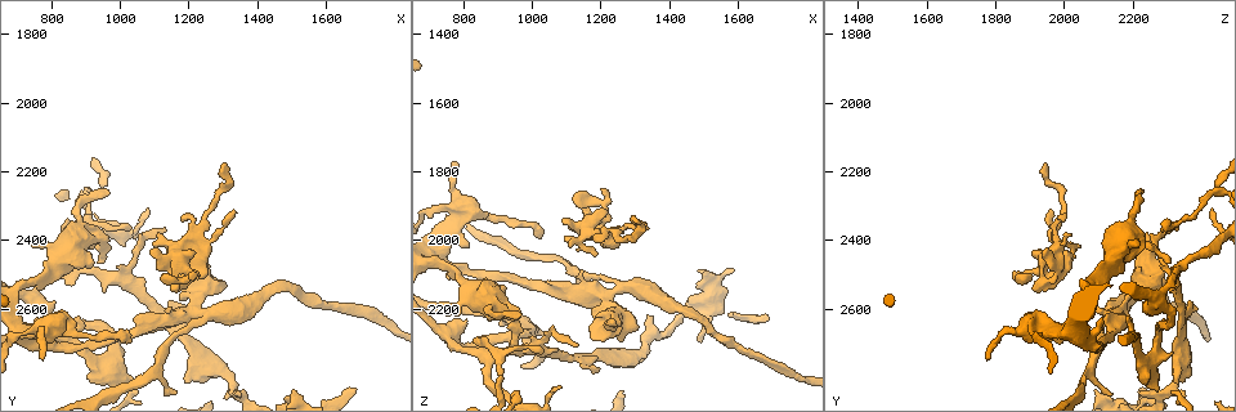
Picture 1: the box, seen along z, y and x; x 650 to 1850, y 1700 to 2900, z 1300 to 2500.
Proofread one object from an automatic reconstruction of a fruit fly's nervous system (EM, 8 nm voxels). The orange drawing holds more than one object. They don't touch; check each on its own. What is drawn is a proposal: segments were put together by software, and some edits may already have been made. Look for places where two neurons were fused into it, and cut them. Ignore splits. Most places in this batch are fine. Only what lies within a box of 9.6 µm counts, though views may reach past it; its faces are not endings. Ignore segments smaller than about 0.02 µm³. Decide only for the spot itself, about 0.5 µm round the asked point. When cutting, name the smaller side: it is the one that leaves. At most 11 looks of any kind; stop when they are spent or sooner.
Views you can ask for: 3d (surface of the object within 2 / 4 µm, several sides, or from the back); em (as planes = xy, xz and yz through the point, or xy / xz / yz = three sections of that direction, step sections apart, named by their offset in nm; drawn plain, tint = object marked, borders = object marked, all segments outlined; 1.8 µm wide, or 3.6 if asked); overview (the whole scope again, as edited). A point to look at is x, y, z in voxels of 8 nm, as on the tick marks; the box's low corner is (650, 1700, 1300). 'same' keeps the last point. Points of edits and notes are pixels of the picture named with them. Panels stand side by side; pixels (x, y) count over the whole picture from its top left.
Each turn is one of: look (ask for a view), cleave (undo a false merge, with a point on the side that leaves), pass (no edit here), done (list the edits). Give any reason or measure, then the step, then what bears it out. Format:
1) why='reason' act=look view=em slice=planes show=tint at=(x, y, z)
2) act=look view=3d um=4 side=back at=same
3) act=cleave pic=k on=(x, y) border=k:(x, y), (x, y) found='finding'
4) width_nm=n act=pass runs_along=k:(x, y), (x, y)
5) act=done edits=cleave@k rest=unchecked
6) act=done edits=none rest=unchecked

why='narrows sharply' act=look view=3d um=4 at=(800, 2660, 1920)

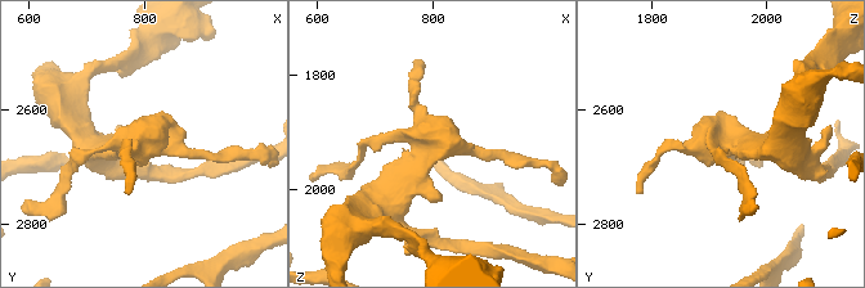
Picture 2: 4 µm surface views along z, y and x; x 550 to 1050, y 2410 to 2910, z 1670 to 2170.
act=look view=em slice=planes show=tint at=(800, 2660, 1920)

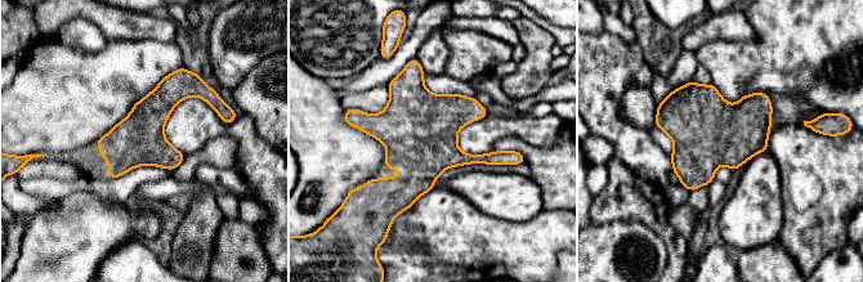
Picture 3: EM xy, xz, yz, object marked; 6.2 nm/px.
act=pass found='one neuron here'

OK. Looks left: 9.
why='three-way junction' act=look view=3d um=4 at=(750, 2560, 2270)

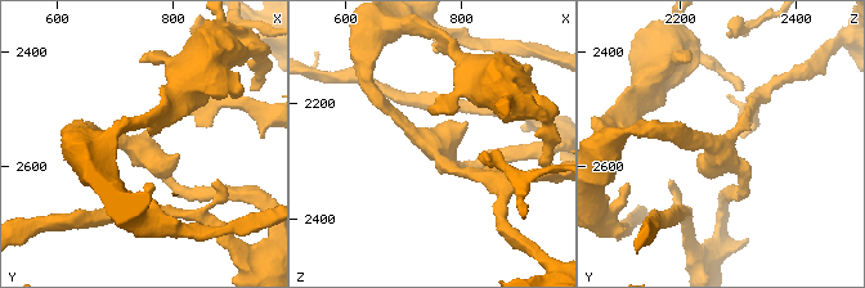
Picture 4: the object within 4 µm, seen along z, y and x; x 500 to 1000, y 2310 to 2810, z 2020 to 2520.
arms=3 arm_widths_nm=170,170,180 why='now the EM' act=look view=em slice=xz step=16 show=tint at=(755, 2570, 2280)

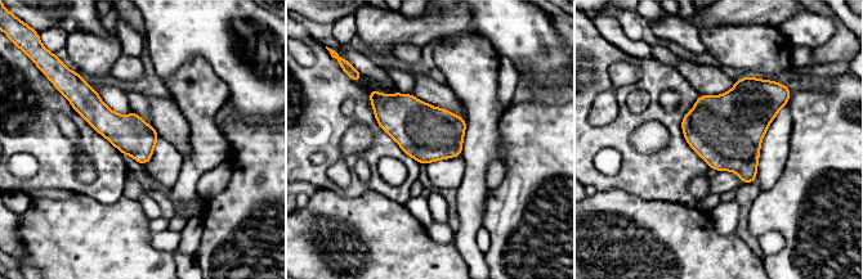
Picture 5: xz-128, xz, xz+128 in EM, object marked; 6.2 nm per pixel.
act=look view=em slice=planes show=tint at=same

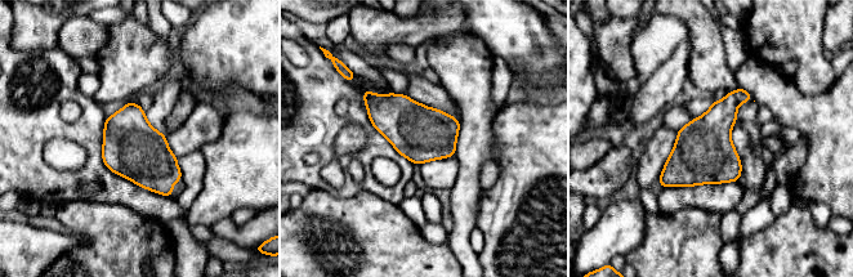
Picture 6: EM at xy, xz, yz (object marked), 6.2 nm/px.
act=pass found='continuous, no second neuron'

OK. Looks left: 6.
why='arms part here' act=look view=3d um=2 at=(1150, 2460, 1980)

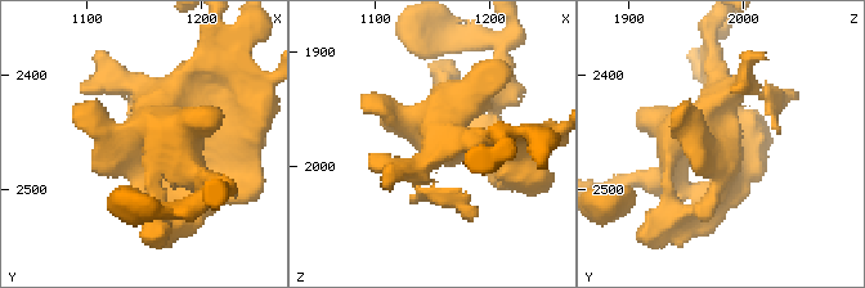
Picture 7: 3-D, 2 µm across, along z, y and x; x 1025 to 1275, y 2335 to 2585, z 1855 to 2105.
act=look view=em slice=planes show=tint at=(1158, 2466, 1982)

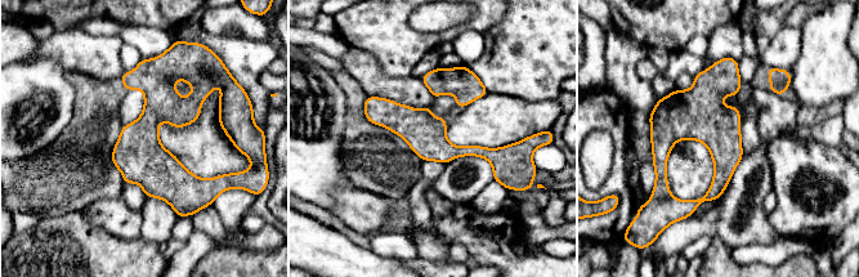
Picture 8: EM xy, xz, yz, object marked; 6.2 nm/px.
act=pass runs_along=8:(728, 63), (721, 179), (689, 210) found='one neuron here'

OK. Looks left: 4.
why='a fork' act=look view=em um=3.6 slice=planes show=tint at=(870, 2370, 2170)

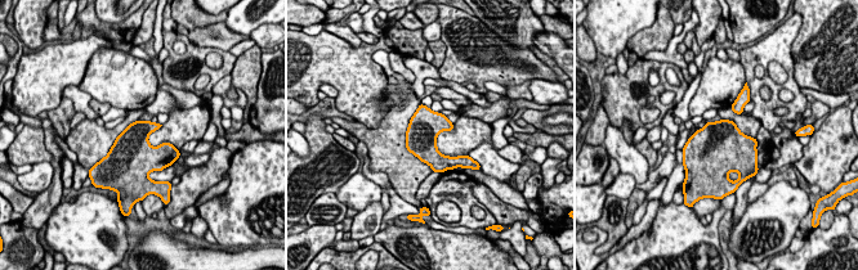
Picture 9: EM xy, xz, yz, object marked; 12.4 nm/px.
act=pass found='one neuron here'

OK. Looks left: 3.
act=done edits=none rest=unchecked

